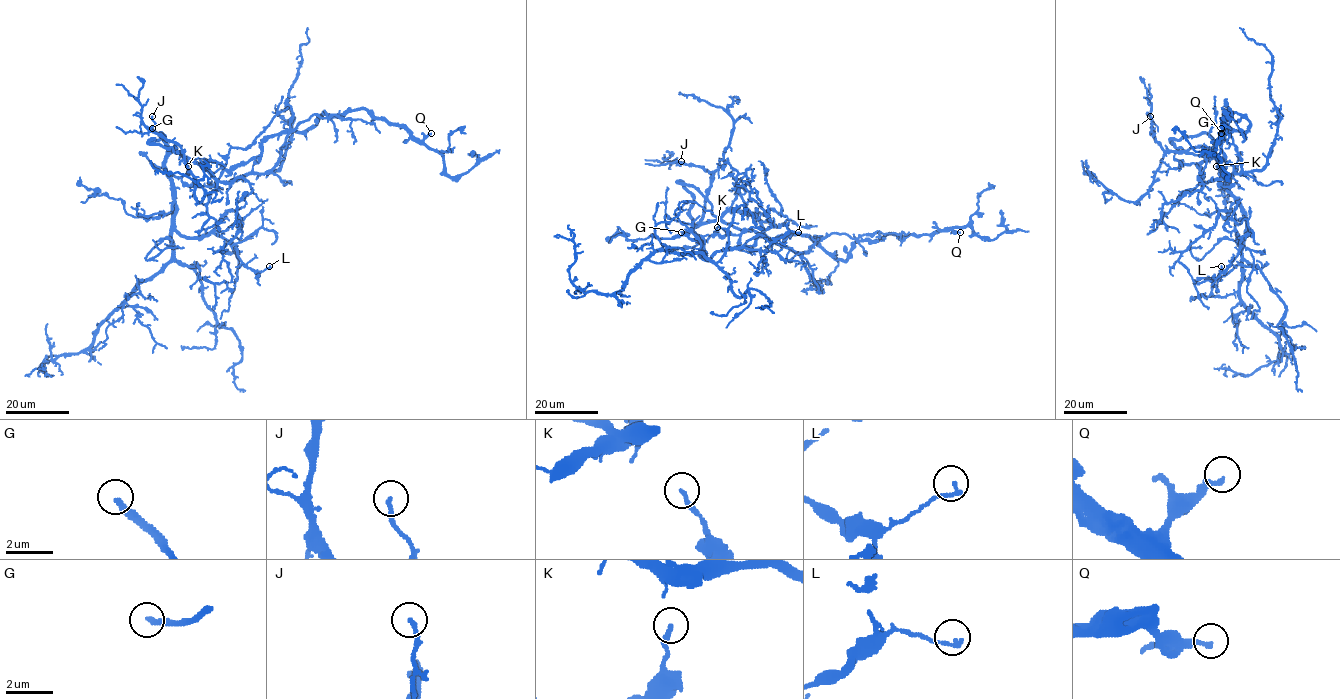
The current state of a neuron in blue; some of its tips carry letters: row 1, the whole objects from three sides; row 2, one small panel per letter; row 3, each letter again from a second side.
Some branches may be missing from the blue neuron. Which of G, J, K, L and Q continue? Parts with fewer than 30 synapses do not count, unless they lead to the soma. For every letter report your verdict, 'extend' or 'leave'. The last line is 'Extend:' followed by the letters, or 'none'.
G: extend
J: leave
K: leave
L: leave
Q: leave
Extend: G

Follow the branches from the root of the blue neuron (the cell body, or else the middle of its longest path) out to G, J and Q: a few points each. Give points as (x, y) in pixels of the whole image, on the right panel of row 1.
G: (1208, 159), (1221, 128)
J: (1208, 159), (1187, 151), (1165, 151), (1154, 138), (1150, 116)
Q: (1208, 159), (1227, 164), (1223, 108), (1221, 133)

